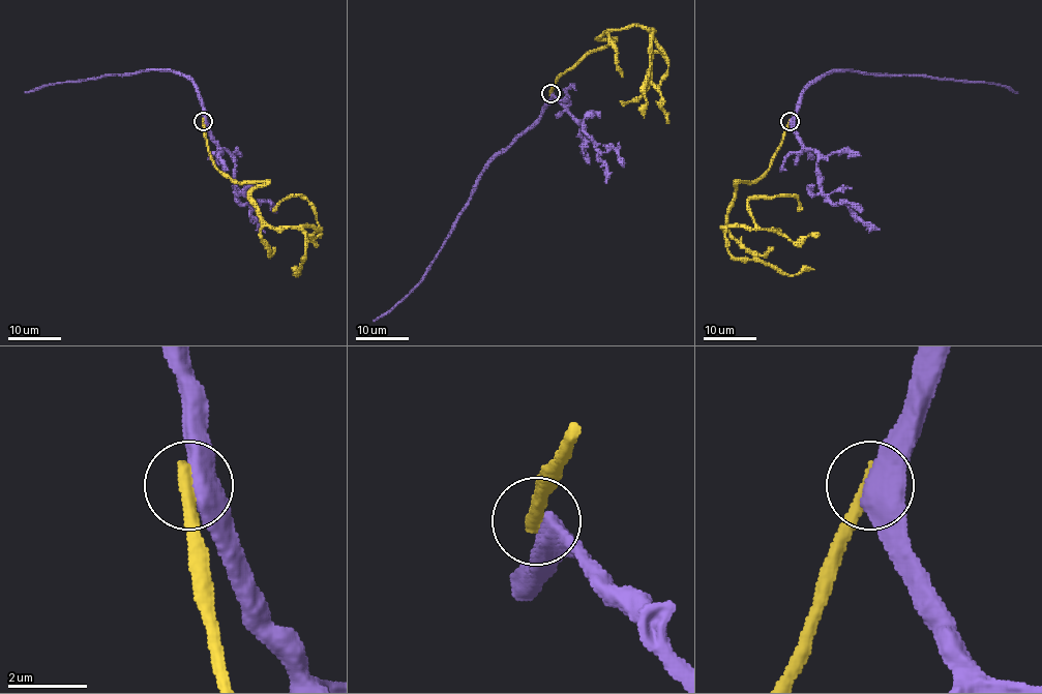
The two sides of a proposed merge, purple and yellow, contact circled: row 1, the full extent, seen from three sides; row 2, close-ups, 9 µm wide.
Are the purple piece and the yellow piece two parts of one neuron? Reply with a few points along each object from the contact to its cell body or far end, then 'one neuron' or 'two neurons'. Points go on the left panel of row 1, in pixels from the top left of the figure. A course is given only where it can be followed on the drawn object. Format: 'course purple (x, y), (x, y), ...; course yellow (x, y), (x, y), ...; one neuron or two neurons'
course purple (203, 121), (197, 87), (184, 77), (164, 70), (42, 85), (25, 93); course yellow (203, 121), (214, 164), (265, 183), (251, 192), (258, 214), (318, 228), (303, 197), (273, 211); two neurons

